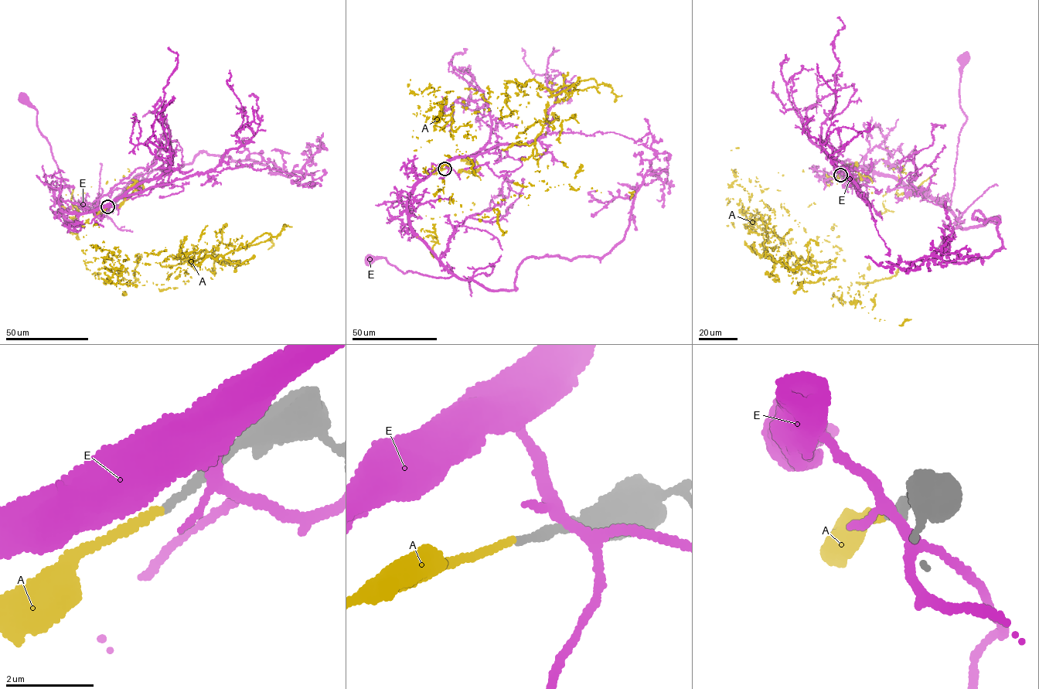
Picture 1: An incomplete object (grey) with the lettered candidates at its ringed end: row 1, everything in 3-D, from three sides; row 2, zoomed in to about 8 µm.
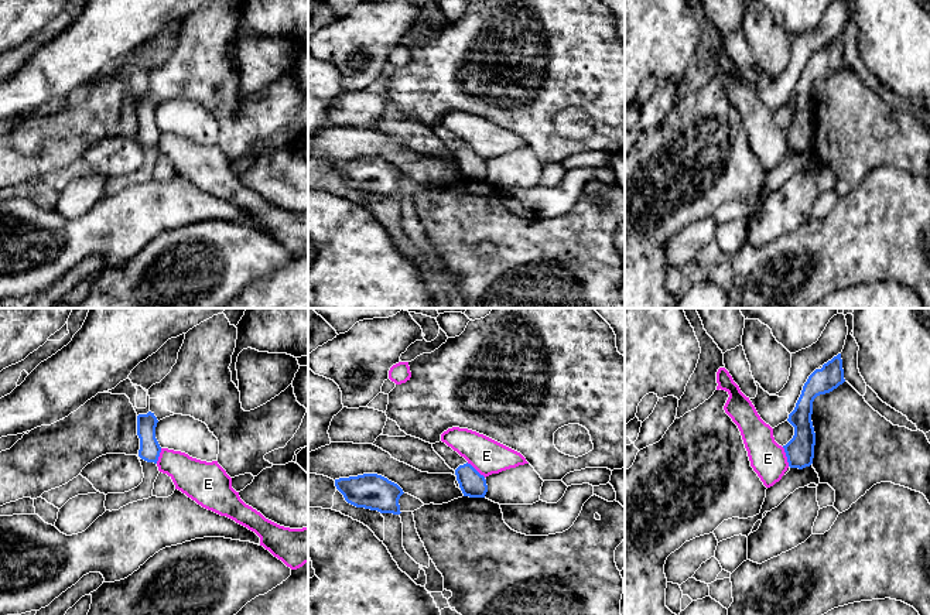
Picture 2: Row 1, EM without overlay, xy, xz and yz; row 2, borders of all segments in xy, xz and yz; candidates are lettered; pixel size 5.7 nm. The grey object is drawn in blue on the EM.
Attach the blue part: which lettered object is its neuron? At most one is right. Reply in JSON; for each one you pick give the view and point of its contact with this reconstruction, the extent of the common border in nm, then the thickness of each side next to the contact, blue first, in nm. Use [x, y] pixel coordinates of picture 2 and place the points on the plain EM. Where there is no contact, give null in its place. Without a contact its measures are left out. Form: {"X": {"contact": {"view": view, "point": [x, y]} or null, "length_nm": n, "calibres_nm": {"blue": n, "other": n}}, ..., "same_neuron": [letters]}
{"A": {"contact": null}, "same_neuron": ["A"]}

